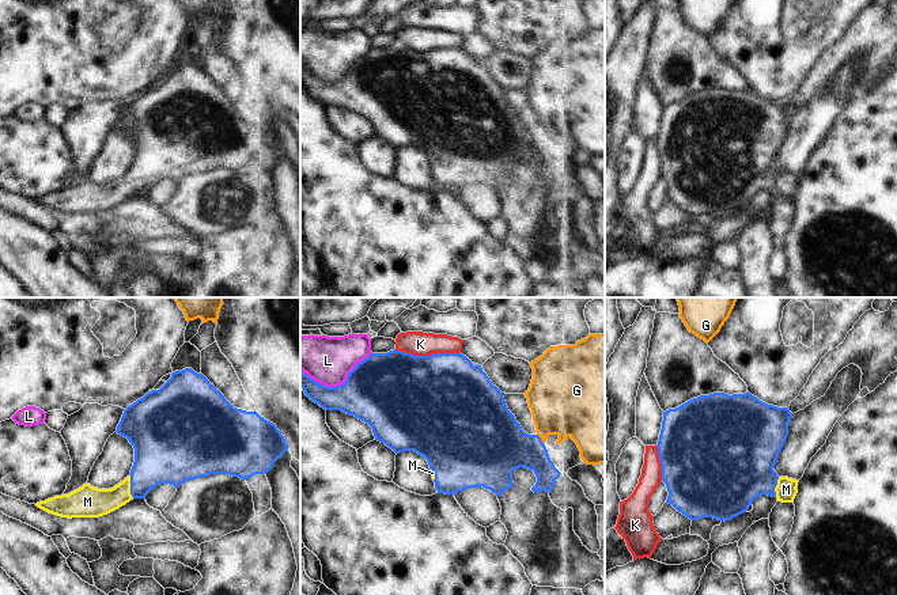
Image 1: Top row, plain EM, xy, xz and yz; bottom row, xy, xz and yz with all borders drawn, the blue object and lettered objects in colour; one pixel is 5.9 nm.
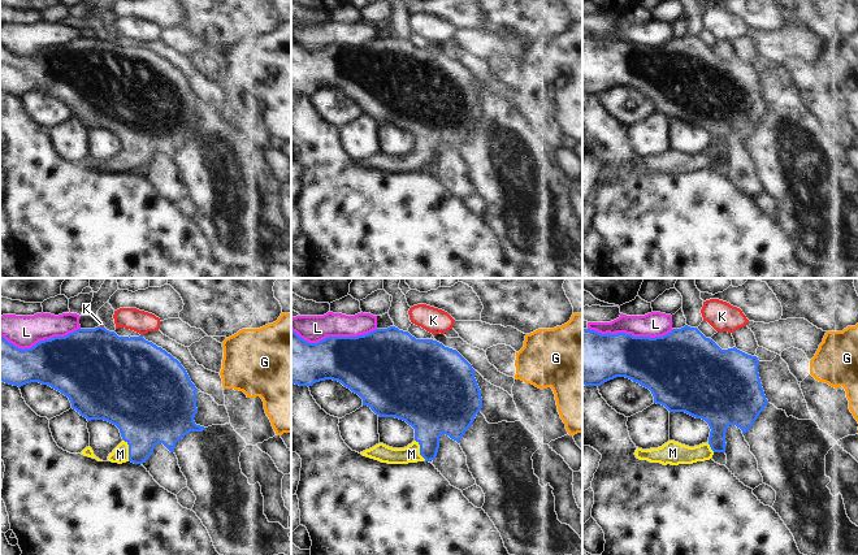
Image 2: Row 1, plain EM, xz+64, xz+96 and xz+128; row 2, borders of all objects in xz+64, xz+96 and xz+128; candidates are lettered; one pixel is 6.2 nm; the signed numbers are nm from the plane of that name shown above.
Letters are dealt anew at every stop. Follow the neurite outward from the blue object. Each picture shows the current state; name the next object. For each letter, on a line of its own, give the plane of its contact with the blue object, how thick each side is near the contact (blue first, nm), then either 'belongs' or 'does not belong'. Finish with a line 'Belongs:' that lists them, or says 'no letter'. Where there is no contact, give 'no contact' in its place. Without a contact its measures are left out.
G: contact in xz; calibres 340 and 380 nm; does not belong
K: contact in xz; calibres 500 and 140 nm; does not belong
L: contact in xz; calibres 420 and 280 nm; does not belong
M: contact in xy; calibres 320 and 180 nm; belongs
Belongs: M

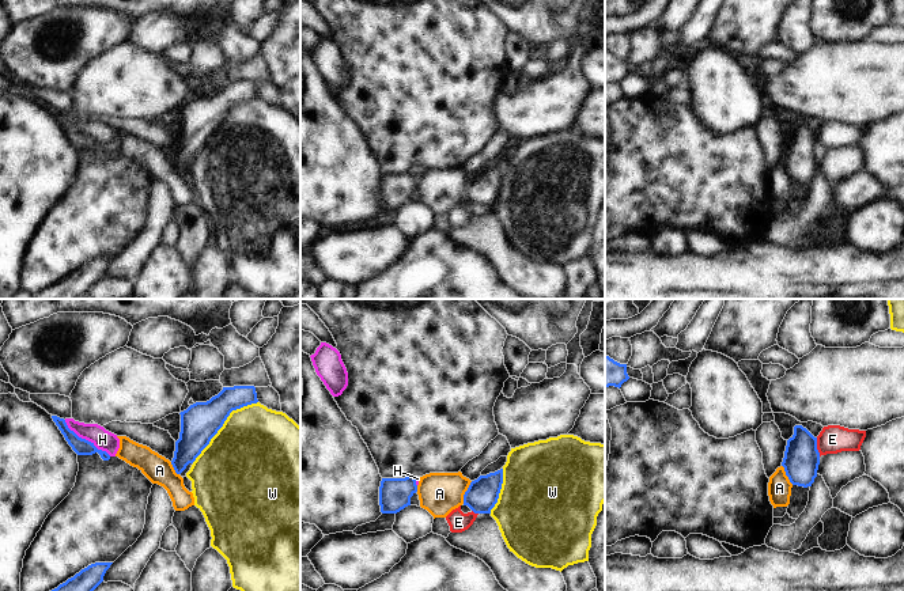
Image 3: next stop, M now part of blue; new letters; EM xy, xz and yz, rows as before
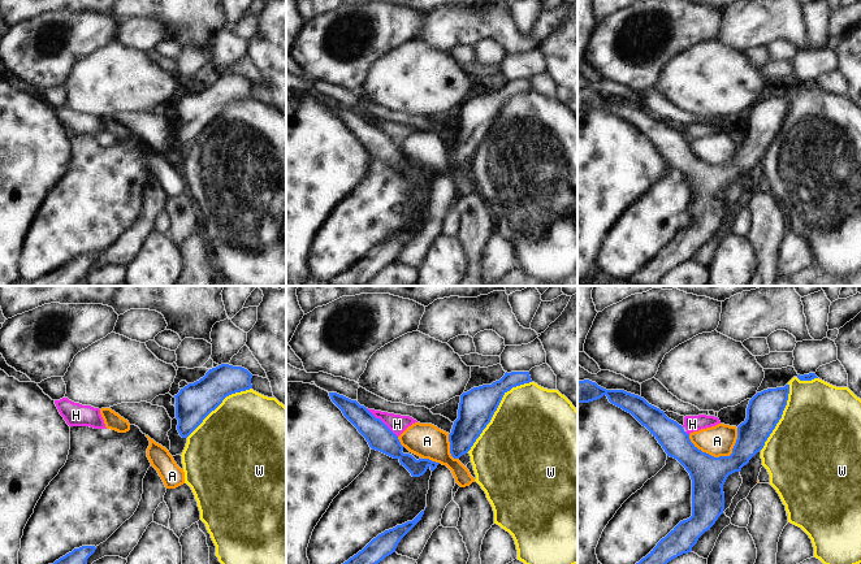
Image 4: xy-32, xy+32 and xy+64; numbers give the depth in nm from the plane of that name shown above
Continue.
A: contact in xz; calibres 190 and 240 nm; does not belong
E: contact in yz; calibres 220 and 170 nm; does not belong
H: contact in xy; calibres 100 and 120 nm; does not belong
W: contact in xy; calibres 220 and 500 nm; does not belong
Belongs: no letter

